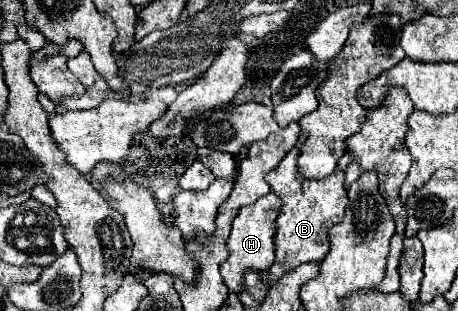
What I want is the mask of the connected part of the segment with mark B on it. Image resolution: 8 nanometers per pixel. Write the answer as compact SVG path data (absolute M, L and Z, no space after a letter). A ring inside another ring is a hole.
M299 147L291 149L283 161L265 175L265 181L271 185L271 191L283 201L277 215L277 233L275 233L275 263L269 269L269 283L275 285L279 279L303 263L321 263L329 253L329 229L343 219L347 205L347 191L343 187L343 171L331 173L327 179L303 179L297 171Z

